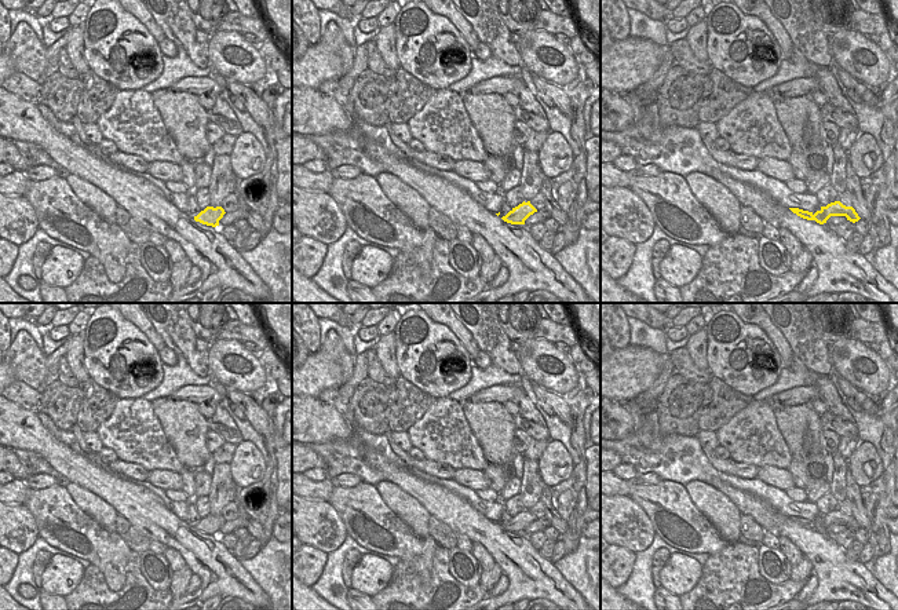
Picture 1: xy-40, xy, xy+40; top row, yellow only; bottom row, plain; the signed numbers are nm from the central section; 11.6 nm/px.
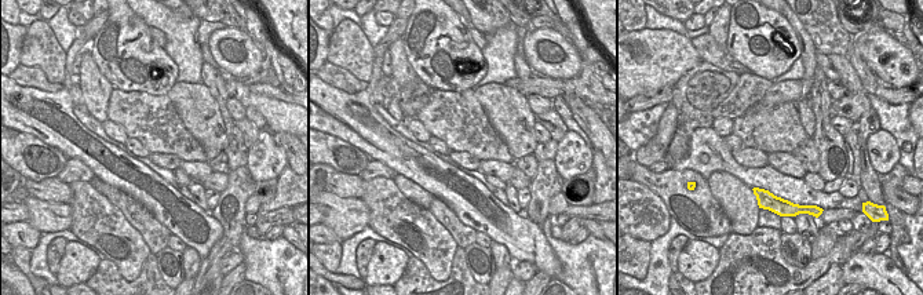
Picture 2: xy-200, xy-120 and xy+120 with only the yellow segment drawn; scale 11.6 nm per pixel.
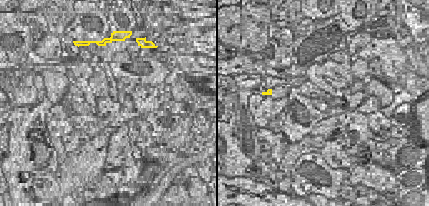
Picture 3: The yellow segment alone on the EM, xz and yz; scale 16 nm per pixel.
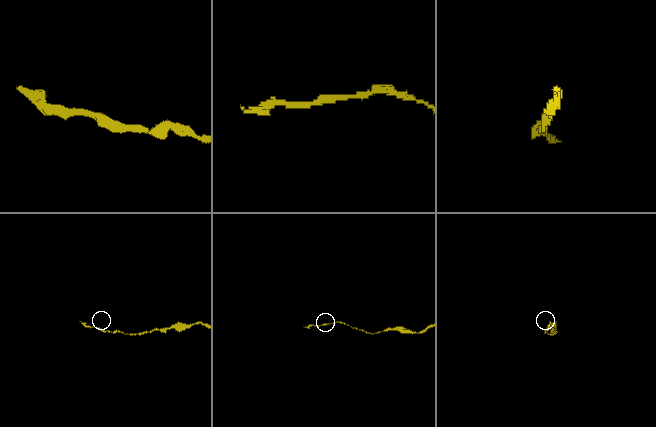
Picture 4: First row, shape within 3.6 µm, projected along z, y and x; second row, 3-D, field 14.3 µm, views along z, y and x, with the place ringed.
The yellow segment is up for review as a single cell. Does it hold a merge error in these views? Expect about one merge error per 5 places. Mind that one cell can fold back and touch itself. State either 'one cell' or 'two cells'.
one cell

